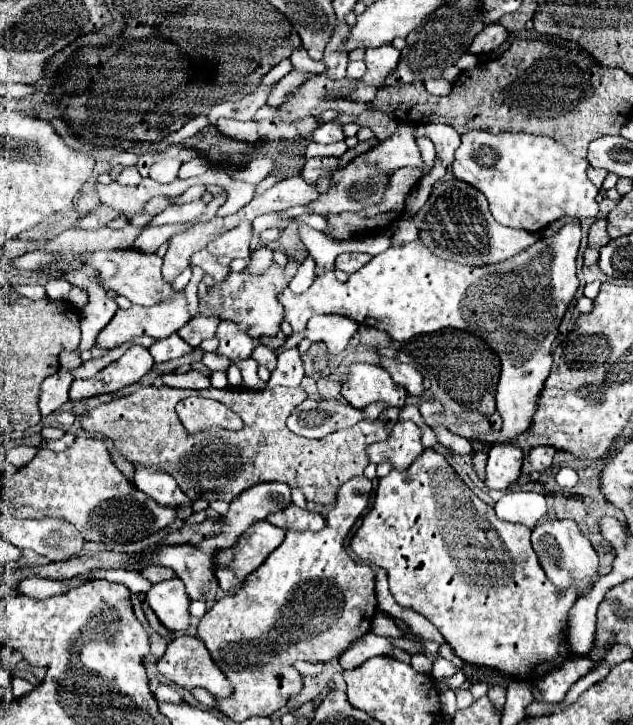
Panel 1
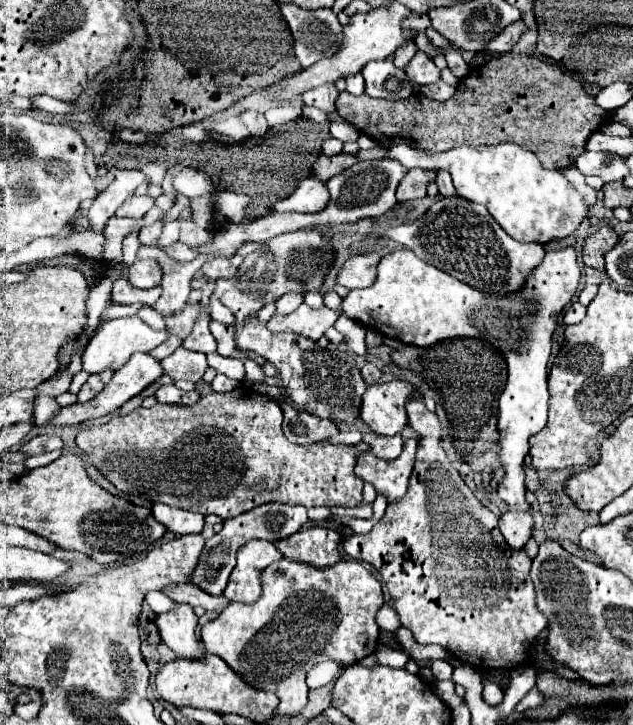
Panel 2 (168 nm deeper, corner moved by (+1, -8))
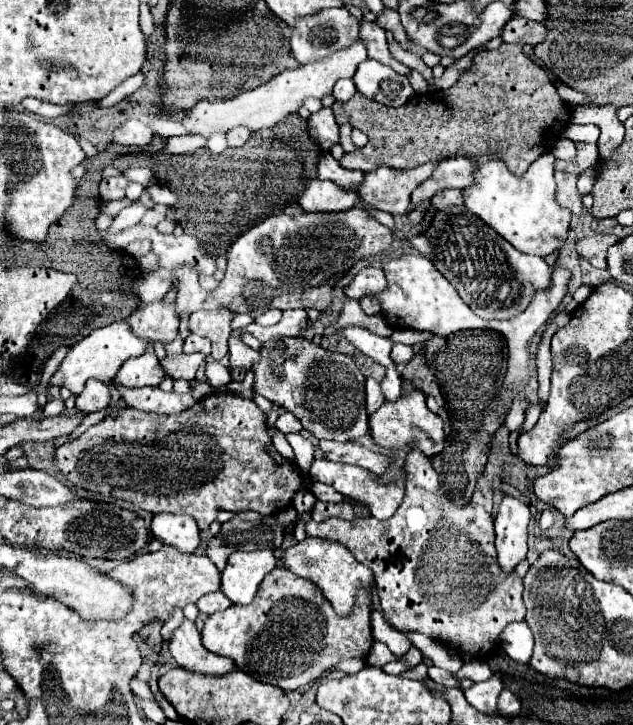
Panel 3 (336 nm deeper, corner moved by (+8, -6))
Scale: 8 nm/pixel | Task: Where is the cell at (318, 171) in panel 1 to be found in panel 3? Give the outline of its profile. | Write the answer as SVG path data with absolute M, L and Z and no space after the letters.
M506 43L494 51L482 51L474 59L472 71L462 75L454 87L414 95L398 109L374 103L362 93L356 93L346 103L336 101L332 109L338 123L348 121L368 135L366 147L340 159L342 167L364 173L374 171L378 165L410 169L446 153L460 153L462 157L500 153L506 167L514 175L522 175L532 161L552 149L570 121L570 107L560 99L544 69L526 57L520 45Z

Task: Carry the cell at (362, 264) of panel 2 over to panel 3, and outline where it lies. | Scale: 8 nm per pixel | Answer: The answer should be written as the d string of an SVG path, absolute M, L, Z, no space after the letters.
M366 267L346 287L346 295L350 298L360 300L366 295L374 295L374 293L380 293L384 289L386 289L384 271L376 269L376 267Z

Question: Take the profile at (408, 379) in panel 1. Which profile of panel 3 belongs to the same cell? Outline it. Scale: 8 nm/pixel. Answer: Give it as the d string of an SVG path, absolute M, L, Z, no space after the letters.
M412 449L408 451L408 457L406 457L406 463L404 463L404 469L406 469L406 493L404 493L404 501L402 505L396 509L396 513L390 517L390 521L378 521L374 517L364 517L364 519L340 519L340 517L332 517L328 521L322 521L322 523L316 523L316 521L308 521L306 523L306 533L308 535L318 535L318 537L326 537L326 539L332 539L332 541L338 541L338 543L344 543L344 547L366 567L370 567L374 571L374 577L378 581L378 595L380 595L380 603L382 603L382 611L384 611L384 617L390 625L398 627L398 631L418 631L422 635L428 635L436 641L442 641L446 645L450 645L452 649L456 649L458 653L470 653L470 655L476 655L476 657L482 657L486 653L490 653L492 649L498 647L498 641L500 641L500 633L502 629L512 623L512 621L524 621L524 603L522 603L522 579L516 575L516 573L502 573L500 565L496 563L496 549L494 549L494 521L490 517L490 513L486 513L484 507L480 505L472 505L472 503L456 503L452 501L446 491L440 487L440 479L438 479L438 473L432 469L432 463L430 459L420 453L418 449Z

